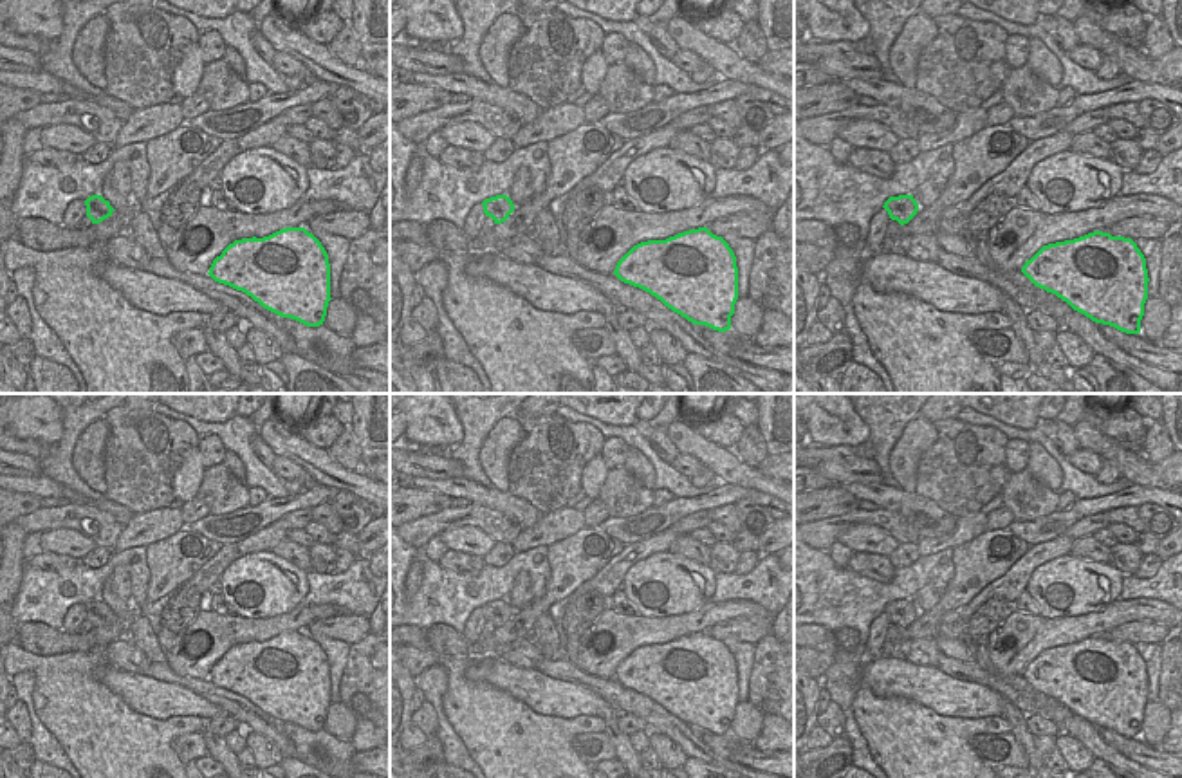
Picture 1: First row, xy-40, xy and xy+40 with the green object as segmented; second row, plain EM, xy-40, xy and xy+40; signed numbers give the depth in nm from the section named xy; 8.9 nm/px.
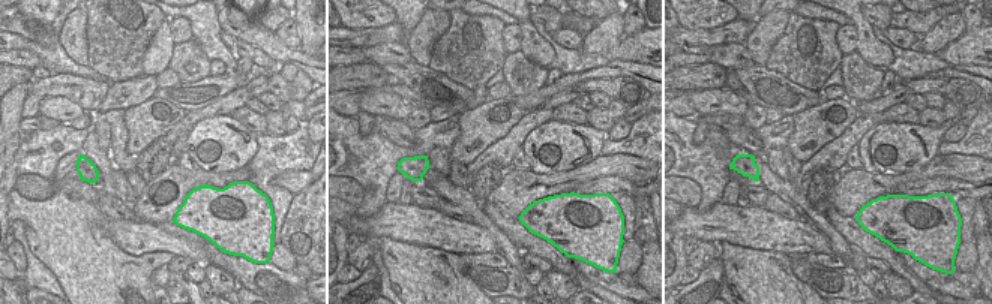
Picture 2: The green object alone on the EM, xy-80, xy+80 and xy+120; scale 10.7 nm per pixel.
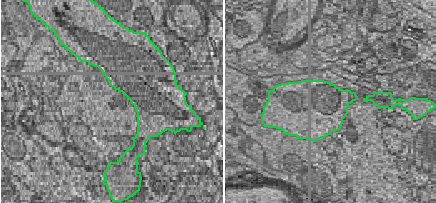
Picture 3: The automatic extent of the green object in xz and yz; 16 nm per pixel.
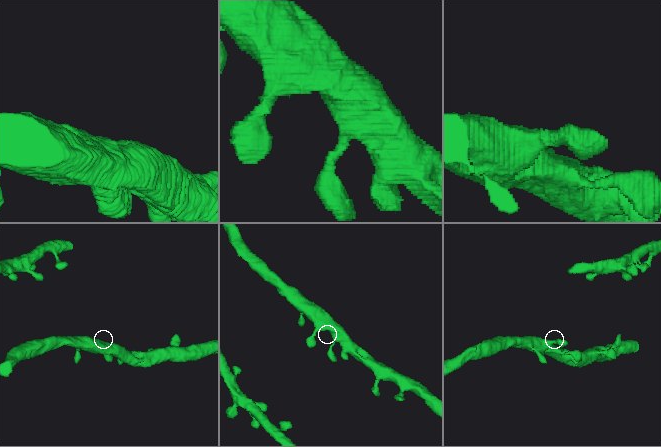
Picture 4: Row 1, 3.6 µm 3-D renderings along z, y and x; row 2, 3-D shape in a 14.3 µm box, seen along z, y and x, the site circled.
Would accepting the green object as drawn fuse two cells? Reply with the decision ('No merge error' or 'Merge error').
No merge error.

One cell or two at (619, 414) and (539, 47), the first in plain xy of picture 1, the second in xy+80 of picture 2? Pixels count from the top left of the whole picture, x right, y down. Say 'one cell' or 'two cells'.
one cell

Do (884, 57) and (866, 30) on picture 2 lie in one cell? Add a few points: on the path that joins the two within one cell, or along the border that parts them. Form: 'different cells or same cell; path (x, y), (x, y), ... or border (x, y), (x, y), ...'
same cell; path (878, 51), (869, 42), (869, 36)

